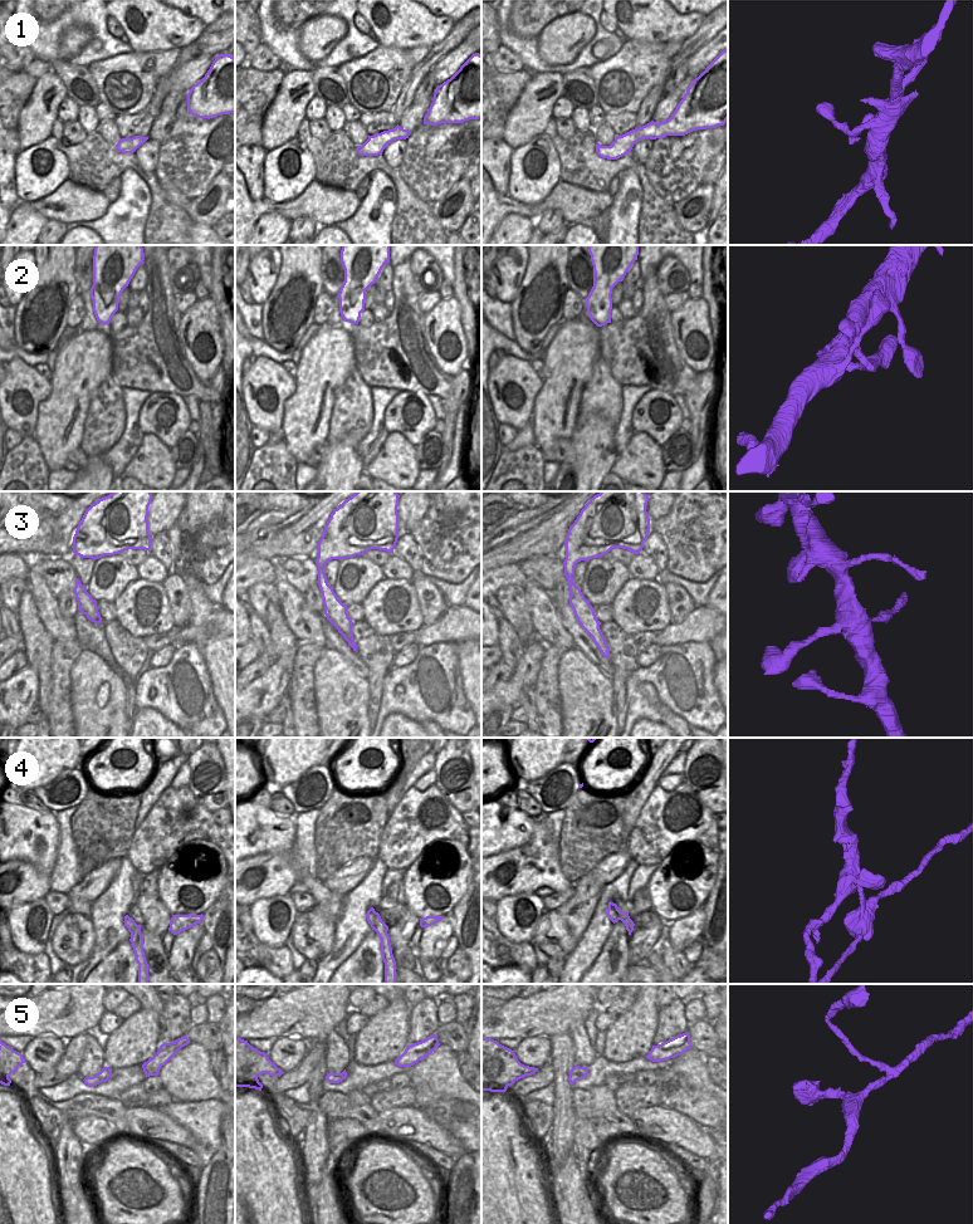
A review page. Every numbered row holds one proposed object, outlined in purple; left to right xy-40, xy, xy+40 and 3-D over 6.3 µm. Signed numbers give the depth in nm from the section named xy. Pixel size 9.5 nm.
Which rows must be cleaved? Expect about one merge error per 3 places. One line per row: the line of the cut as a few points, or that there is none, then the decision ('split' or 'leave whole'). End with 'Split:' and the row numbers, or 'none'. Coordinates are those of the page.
1: no cut | leave whole
2: no cut | leave whole
3: xy (318, 572), (324, 576) | split
4: xy-40 (140, 933), (140, 936), (132, 943) | split
5: no cut | leave whole
Split: 3, 4

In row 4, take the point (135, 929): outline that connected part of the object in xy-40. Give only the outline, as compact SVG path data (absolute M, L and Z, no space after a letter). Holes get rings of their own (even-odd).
M128 915L124 916L124 926L128 929L128 931L131 932L131 943L136 943L140 937L141 934L141 925L137 925L135 922L135 920L132 917L129 917Z

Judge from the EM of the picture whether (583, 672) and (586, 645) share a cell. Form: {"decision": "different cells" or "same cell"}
{"decision": "different cells"}

